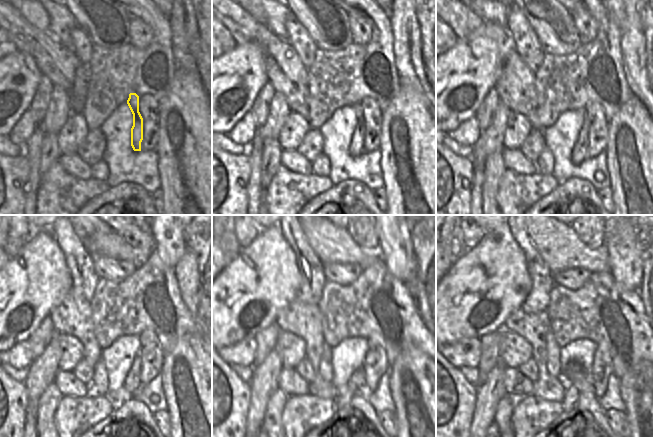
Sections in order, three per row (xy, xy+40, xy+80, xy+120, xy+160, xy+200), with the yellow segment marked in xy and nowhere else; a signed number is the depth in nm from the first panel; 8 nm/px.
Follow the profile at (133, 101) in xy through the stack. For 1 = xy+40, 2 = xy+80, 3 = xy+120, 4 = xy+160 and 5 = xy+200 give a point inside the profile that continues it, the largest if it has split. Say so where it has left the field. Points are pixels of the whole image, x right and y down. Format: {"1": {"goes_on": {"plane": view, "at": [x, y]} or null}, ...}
{"1": {"goes_on": {"plane": "xy+40", "at": [356, 148]}}, "2": {"goes_on": {"plane": "xy+80", "at": [579, 153]}}, "3": {"goes_on": {"plane": "xy+120", "at": [132, 382]}}, "4": {"goes_on": {"plane": "xy+160", "at": [356, 385]}}, "5": {"goes_on": {"plane": "xy+200", "at": [571, 397]}}}

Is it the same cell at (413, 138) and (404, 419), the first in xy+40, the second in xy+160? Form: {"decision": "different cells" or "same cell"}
{"decision": "same cell"}

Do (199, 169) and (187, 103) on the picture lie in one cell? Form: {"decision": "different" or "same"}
{"decision": "same"}

